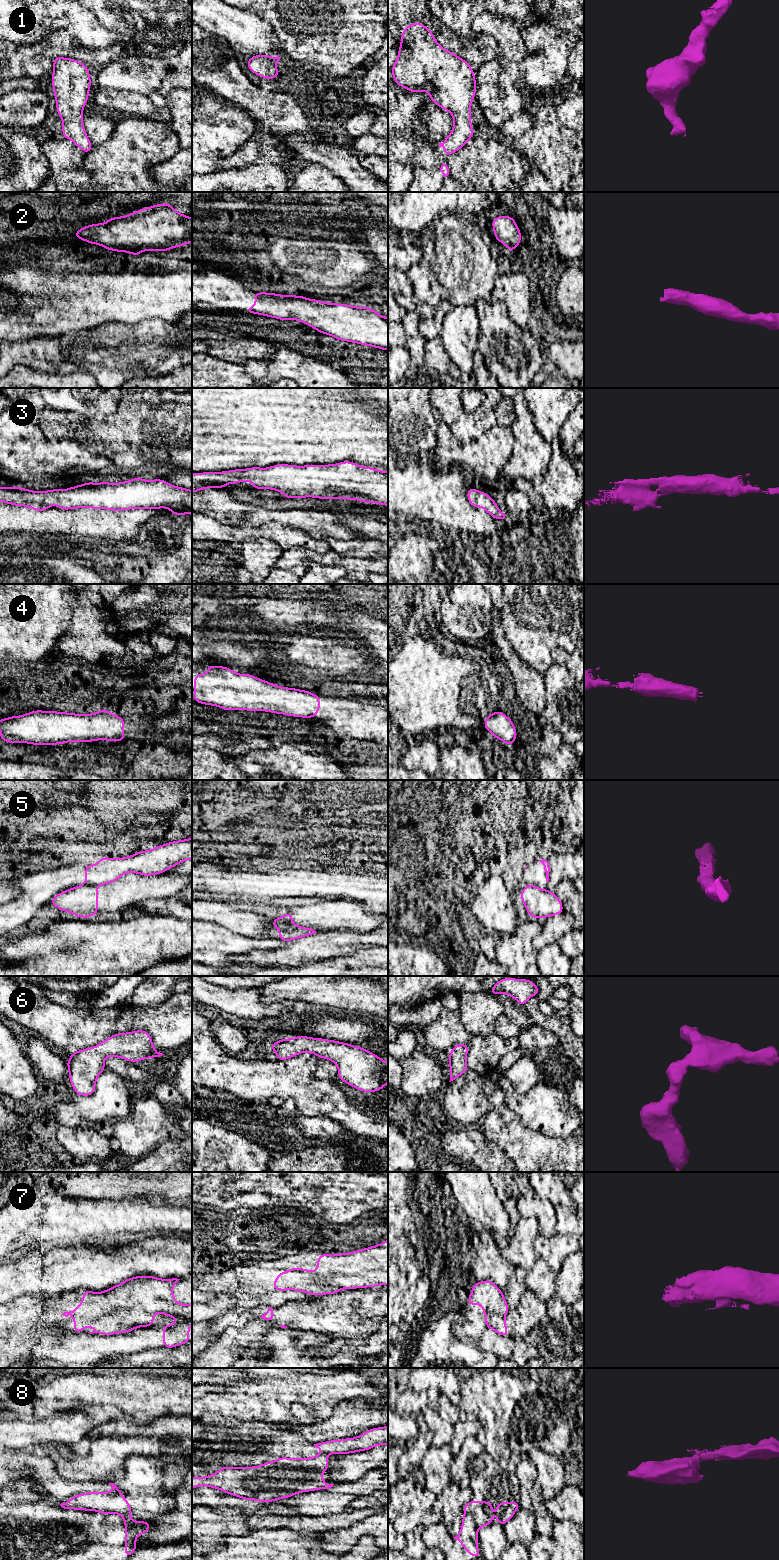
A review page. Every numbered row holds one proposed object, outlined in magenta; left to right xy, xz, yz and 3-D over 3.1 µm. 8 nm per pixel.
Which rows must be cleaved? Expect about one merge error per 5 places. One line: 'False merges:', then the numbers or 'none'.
False merges: 5, 8

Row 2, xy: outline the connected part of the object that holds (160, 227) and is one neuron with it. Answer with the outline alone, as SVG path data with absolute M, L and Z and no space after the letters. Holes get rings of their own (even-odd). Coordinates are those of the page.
M171 203L156 204L139 209L126 216L112 217L106 223L83 226L75 231L79 240L103 246L106 250L130 253L134 256L143 251L164 252L172 248L192 244L192 218L176 211Z

